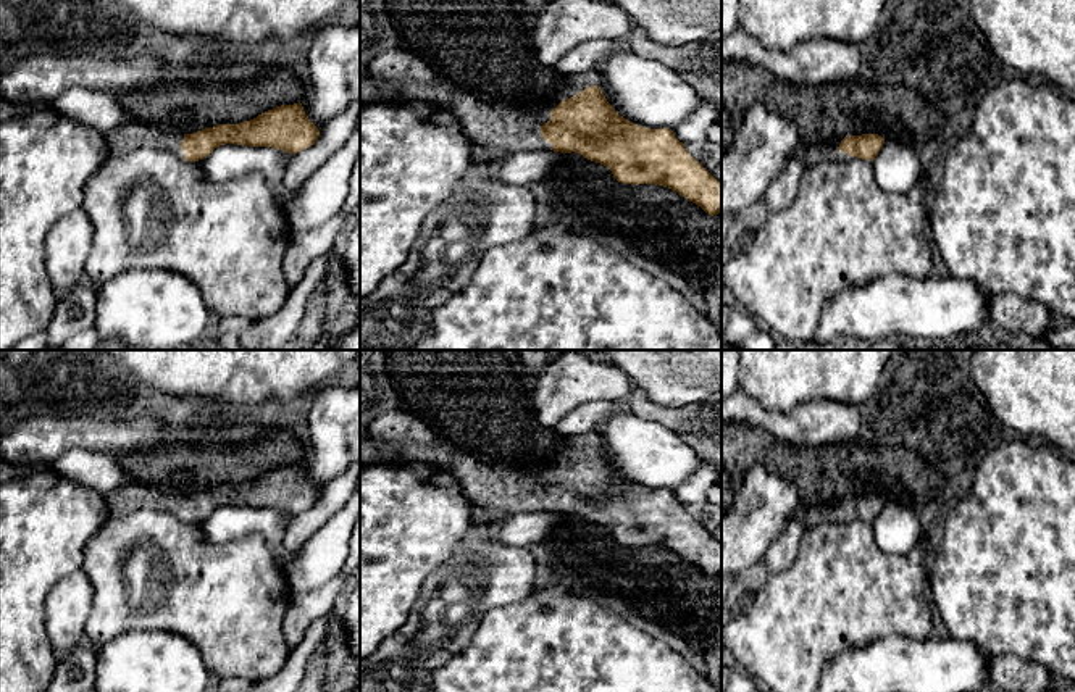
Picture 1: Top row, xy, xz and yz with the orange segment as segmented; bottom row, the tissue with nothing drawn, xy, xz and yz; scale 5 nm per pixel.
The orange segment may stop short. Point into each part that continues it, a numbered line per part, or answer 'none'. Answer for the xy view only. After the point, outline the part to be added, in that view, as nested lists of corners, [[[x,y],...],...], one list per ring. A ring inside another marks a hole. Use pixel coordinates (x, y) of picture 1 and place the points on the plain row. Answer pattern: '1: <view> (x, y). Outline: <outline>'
1: xy (131, 497). Outline: [[[131,482],[111,495],[105,497],[110,516],[121,518],[140,508],[150,508],[171,513],[178,519],[184,519],[184,511],[179,508],[184,495],[161,492],[152,486]]]

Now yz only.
none

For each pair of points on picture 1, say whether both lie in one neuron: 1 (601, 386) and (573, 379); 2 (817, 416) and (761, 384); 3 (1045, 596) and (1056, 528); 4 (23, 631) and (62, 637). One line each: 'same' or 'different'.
1: same
2: different
3: same
4: different

